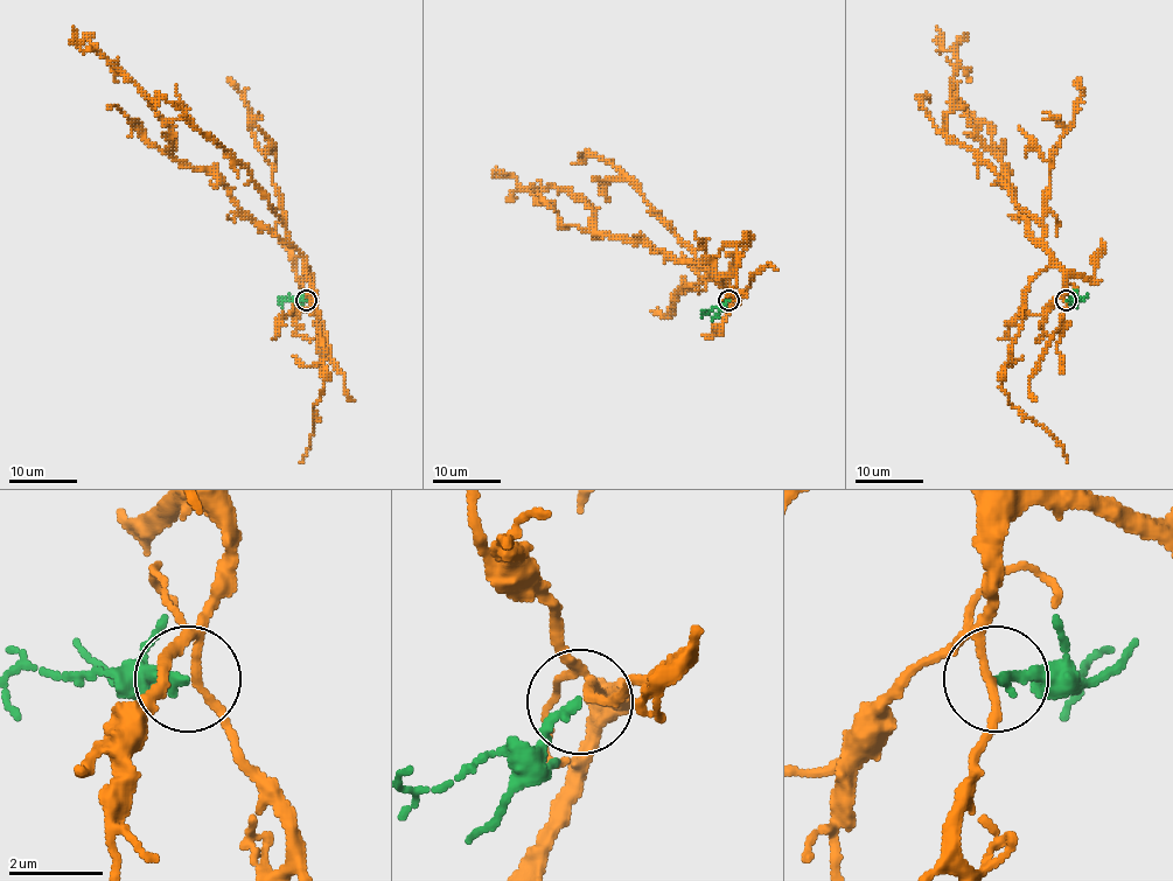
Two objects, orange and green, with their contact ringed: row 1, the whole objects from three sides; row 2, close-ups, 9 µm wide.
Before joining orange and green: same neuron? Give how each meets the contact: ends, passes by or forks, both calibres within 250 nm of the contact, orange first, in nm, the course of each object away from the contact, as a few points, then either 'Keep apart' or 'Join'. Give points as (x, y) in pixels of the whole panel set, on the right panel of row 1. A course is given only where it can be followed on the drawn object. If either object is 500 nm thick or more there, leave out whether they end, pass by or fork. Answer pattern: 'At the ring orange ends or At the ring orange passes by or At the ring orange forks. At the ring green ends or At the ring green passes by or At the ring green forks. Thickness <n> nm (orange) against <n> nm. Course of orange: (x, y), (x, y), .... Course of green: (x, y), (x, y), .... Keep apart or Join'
At the ring orange forks. At the ring green ends. Thickness 130 nm (orange) against 200 nm. Course of orange: (1066, 300), (1065, 271), (1030, 233), (1000, 161), (957, 96), (957, 58), (938, 49), (937, 27). Course of green: (1066, 300), (1080, 298), (1076, 307). Join

